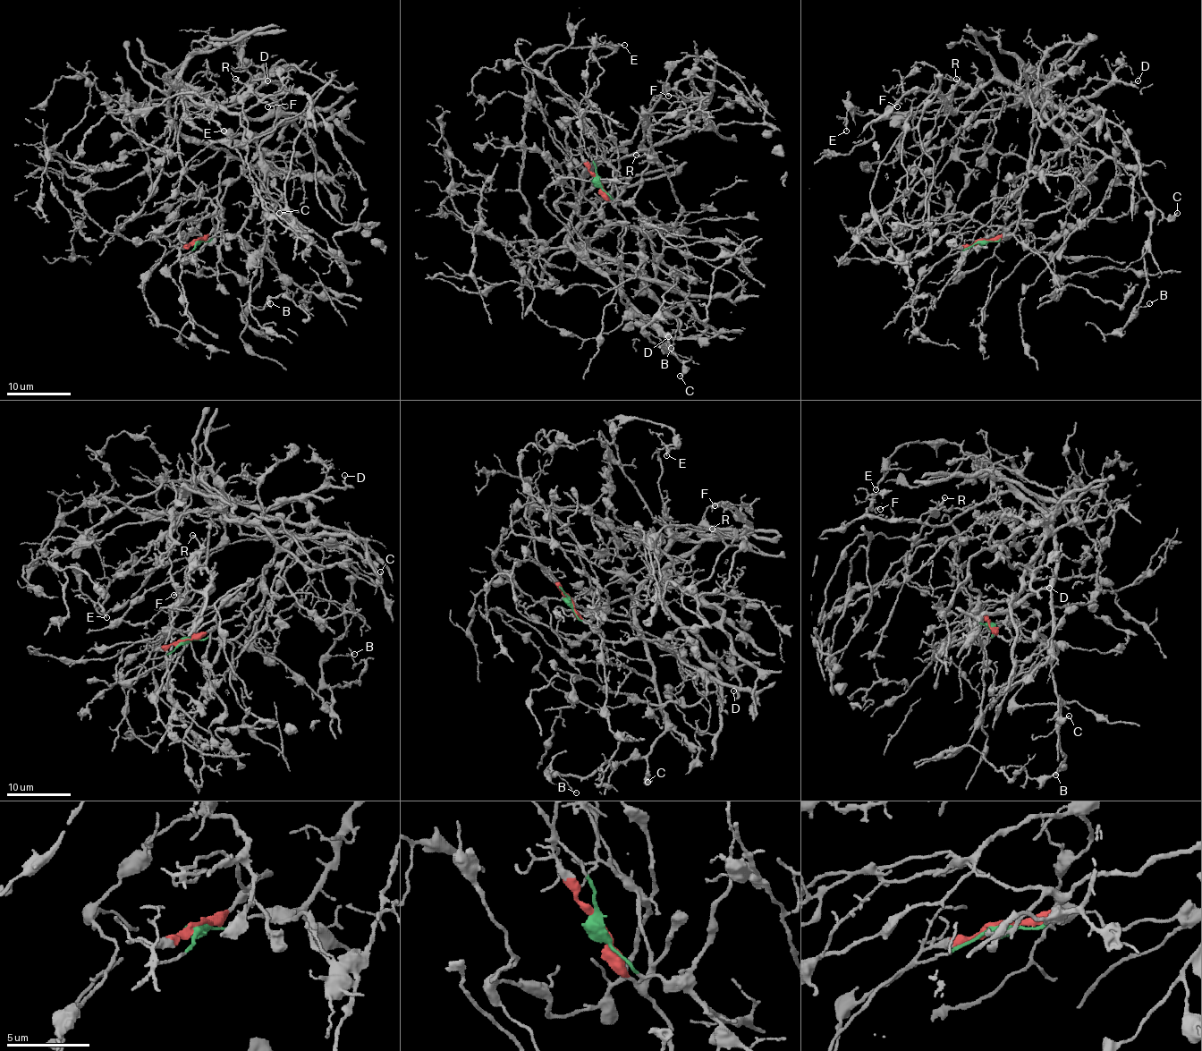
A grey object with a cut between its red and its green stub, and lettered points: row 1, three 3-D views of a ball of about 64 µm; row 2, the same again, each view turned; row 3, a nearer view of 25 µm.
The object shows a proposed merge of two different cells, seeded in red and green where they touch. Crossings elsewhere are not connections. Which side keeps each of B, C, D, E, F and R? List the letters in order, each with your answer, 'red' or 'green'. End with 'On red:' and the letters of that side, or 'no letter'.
B: red
C: red
D: green
E: red
F: red
R: red
On red: B, C, E, F, R

